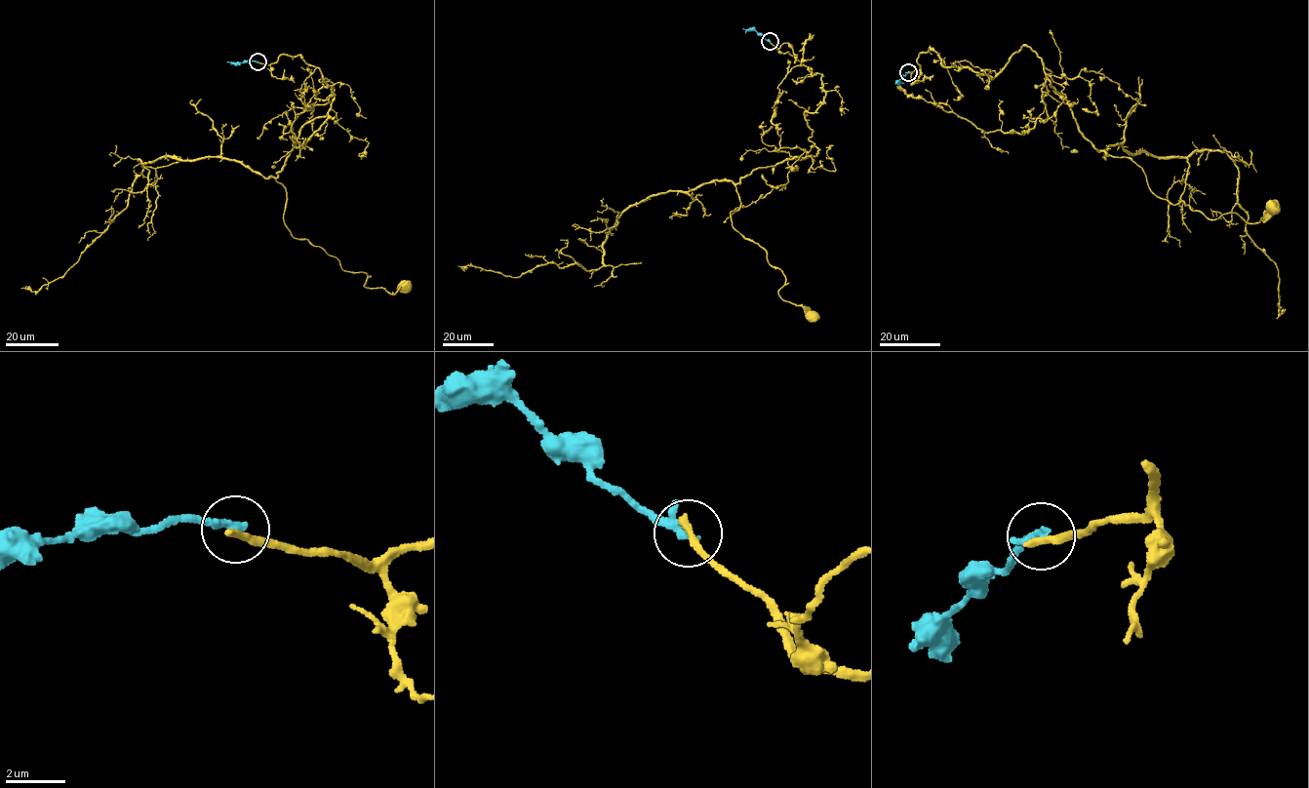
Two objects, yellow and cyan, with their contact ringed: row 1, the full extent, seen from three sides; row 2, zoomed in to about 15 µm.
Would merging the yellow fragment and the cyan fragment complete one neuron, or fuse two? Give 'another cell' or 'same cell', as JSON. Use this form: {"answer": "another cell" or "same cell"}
{"answer": "another cell"}

